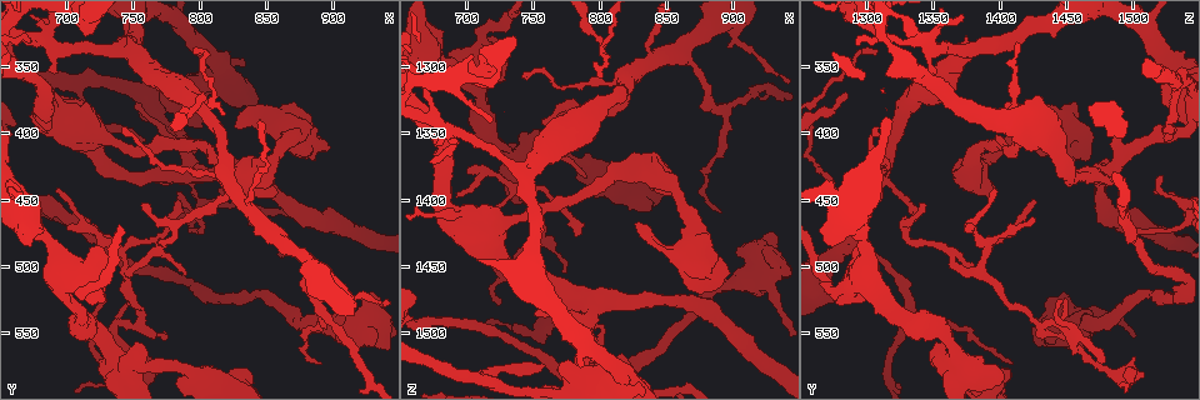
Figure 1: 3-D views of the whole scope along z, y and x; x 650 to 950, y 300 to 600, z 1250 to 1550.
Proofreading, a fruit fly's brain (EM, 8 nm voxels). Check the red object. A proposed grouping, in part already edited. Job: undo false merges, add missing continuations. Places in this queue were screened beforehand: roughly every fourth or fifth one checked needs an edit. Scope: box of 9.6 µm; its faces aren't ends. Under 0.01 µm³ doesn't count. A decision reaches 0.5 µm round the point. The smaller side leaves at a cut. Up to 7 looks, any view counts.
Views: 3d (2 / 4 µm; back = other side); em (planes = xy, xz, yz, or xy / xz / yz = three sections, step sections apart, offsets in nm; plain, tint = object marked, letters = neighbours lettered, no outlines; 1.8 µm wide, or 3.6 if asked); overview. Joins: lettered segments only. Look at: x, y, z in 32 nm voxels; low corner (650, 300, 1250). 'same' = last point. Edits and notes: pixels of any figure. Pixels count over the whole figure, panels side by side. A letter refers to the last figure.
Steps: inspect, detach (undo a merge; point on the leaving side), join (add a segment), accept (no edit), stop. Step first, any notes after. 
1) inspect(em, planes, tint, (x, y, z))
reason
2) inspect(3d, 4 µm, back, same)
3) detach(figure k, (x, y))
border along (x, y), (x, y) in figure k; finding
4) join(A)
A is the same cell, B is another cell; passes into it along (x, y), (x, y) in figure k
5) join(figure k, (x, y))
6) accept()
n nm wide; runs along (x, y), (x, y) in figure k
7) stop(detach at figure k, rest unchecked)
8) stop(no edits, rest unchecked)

inspect(3d, 4 µm, (828, 584, 1400))
thick turns thin

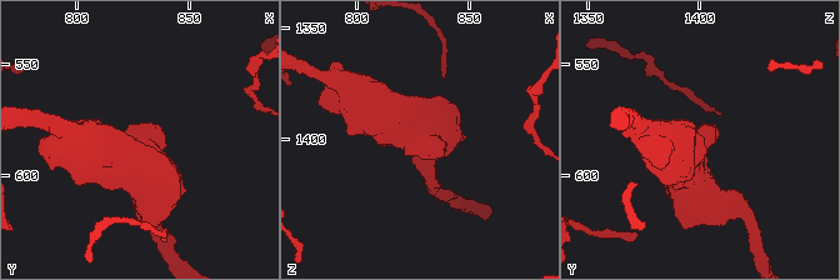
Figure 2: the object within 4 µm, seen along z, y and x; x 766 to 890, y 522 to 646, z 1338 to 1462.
inspect(em, xz, step 16, tint, (829, 585, 1399))

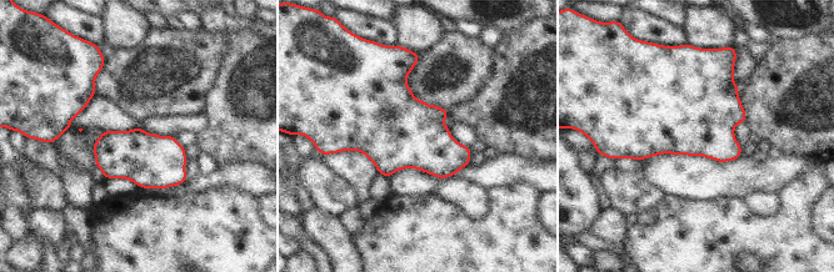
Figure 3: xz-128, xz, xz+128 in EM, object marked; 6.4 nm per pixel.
inspect(em, yz, step 4, letters, same)
another direction

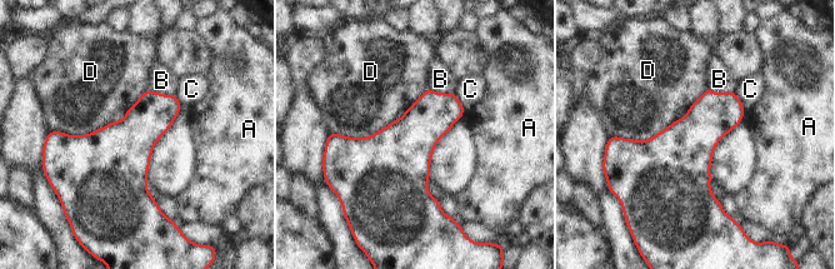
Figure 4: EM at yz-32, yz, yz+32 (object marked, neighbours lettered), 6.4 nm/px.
accept()
380 nm wide; A, B, C and D are other cells; border along (676, 118), (644, 140), (609, 138) in figure 4; all the same cell

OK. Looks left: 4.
inspect(em, xy, step 8, tint, (842, 396, 1430))
stops while still wide

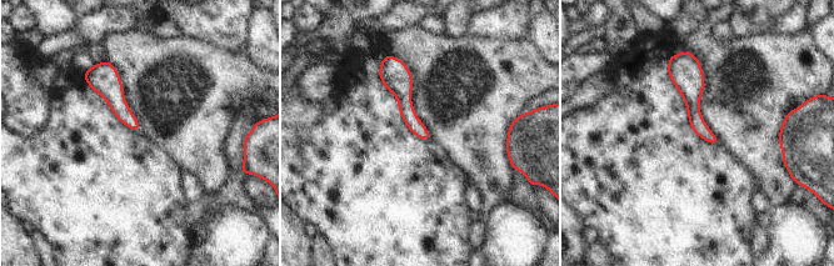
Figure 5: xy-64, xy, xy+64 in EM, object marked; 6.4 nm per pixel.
inspect(em, planes, letters, same)
cut it another way

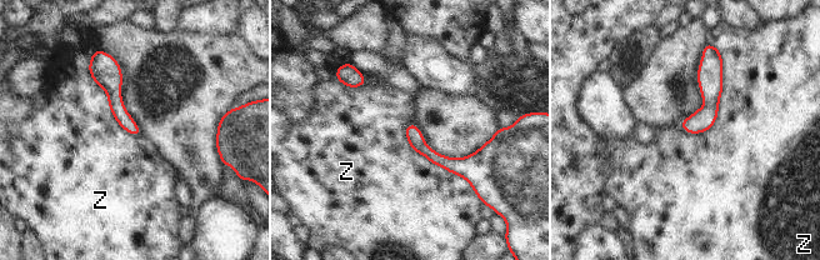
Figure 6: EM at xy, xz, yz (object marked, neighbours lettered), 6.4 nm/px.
accept()
Z is another cell; no lettered segment goes on from it

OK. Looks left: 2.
inspect(3d, 4 µm, (678, 328, 1342))
abrupt turn

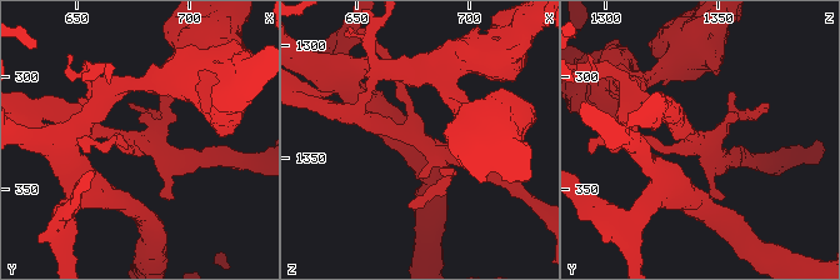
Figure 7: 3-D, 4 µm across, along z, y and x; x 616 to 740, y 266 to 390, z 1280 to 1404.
inspect(em, planes, letters, (677, 329, 1340))
need the tissue

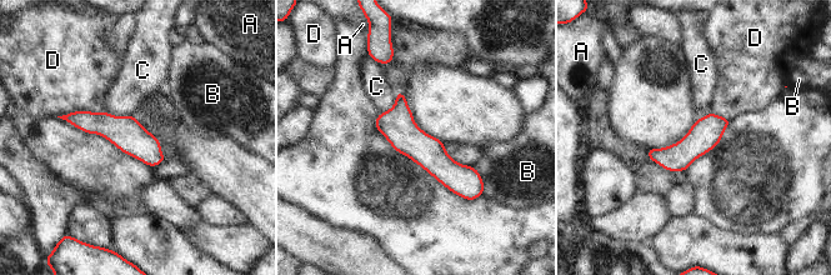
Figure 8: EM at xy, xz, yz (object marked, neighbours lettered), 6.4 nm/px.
accept()
D touches over 300 nm; A, B, C and D are other cells; continuous, no second cell

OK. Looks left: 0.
stop(no edits, rest unchecked)

